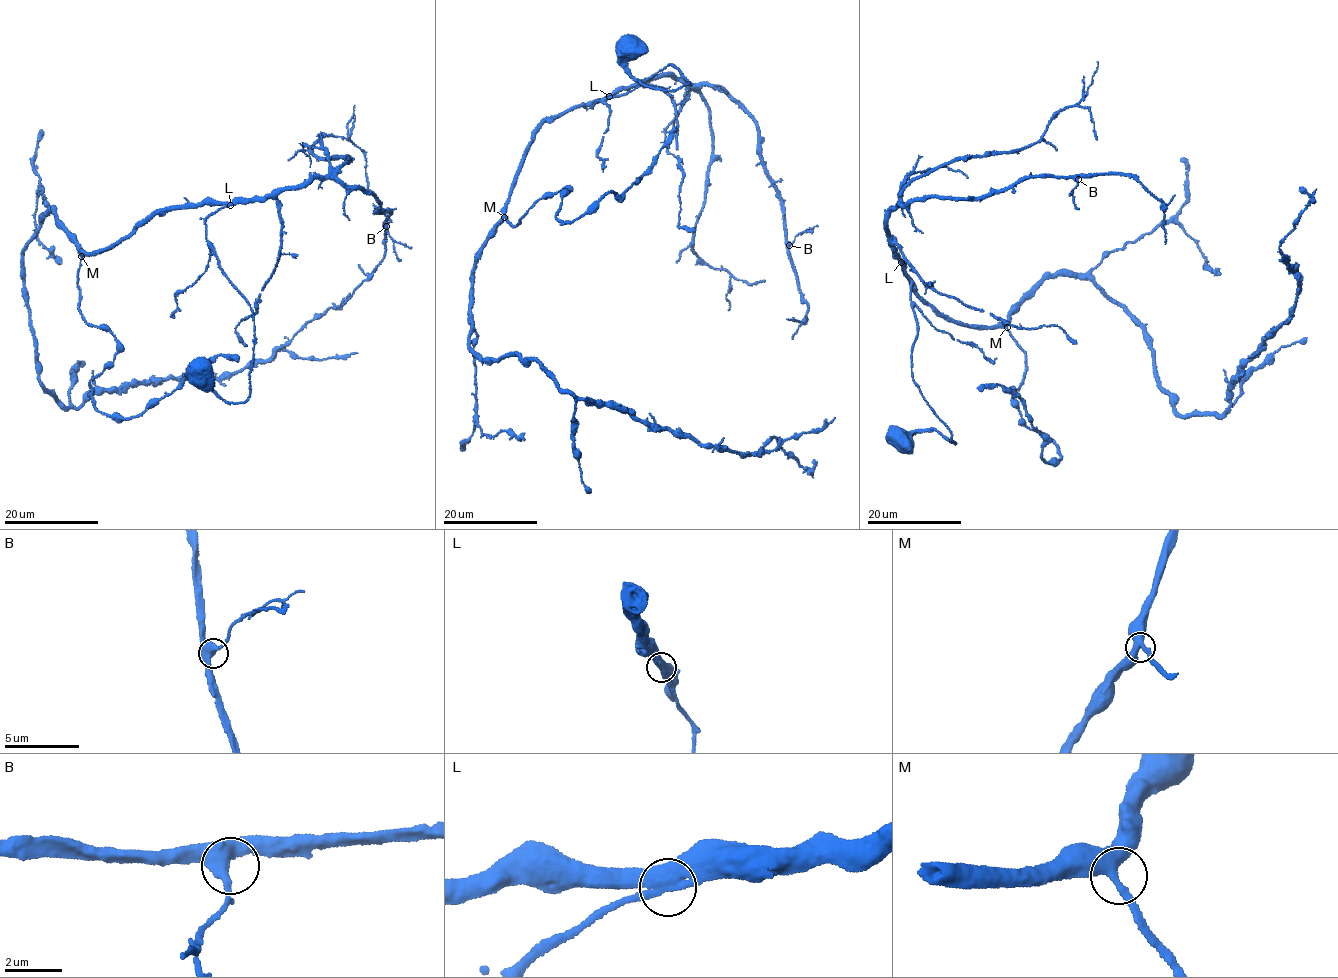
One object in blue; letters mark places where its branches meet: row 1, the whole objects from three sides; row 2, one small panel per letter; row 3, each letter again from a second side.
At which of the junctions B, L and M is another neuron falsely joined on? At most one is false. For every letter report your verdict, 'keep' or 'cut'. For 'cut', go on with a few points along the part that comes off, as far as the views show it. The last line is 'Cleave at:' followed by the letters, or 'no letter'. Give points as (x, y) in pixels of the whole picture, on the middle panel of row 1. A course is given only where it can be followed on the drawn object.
B: keep
L: keep
M: keep
Cleave at: no letter

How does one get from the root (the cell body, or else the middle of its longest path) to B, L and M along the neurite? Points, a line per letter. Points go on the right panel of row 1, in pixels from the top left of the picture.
B: (900, 441), (933, 429), (955, 441), (913, 378), (918, 326), (889, 214), (1078, 179)
L: (900, 441), (916, 431), (933, 429), (955, 441), (913, 378), (911, 349), (918, 326), (911, 281), (901, 262)
M: (900, 441), (933, 429), (955, 441), (913, 378), (918, 326), (902, 264), (919, 297), (952, 320), (1007, 327)

